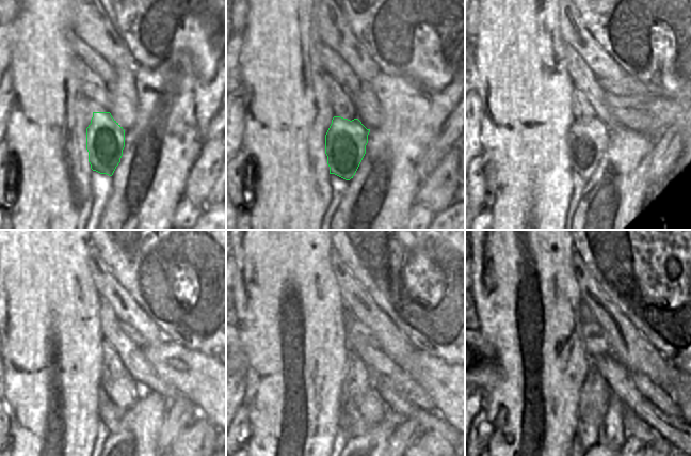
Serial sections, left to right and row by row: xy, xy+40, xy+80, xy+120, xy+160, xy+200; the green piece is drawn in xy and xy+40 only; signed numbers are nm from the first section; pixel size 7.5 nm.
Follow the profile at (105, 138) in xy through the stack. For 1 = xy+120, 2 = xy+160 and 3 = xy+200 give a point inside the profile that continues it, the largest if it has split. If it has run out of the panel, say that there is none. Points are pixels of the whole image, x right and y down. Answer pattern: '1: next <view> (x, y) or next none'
1: next xy+120 (115, 398)
2: next xy+160 (372, 409)
3: next xy+200 (611, 433)

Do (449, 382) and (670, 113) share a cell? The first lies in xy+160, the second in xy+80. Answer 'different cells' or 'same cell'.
same cell

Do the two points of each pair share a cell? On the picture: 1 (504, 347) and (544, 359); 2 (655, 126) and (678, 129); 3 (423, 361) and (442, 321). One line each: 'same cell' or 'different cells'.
1: same cell
2: different cells
3: different cells

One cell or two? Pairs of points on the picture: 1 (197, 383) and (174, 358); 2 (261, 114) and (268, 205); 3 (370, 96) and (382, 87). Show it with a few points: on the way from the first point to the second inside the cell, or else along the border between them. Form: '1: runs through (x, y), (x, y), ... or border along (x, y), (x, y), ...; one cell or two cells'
1: runs through (193, 377), (180, 364); one cell
2: runs through (269, 137), (269, 183); one cell
3: border along (371, 82), (382, 116); two cells

